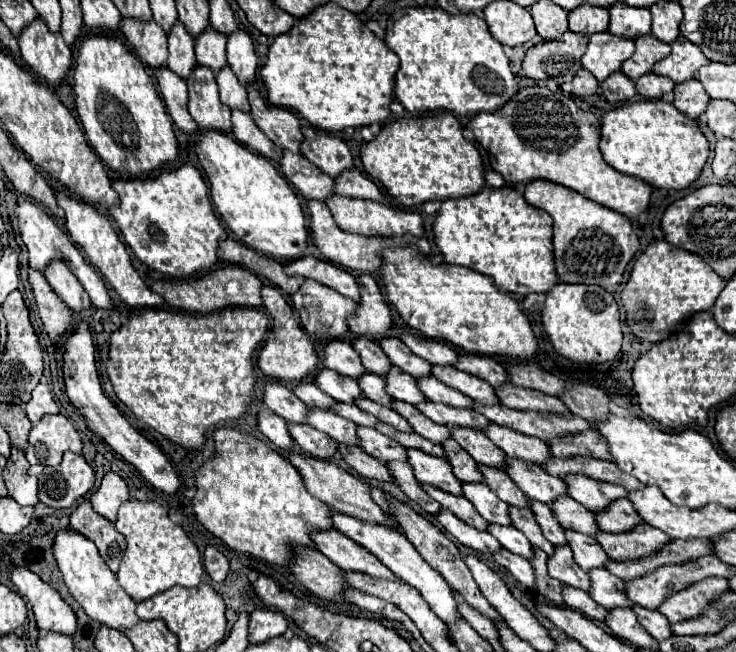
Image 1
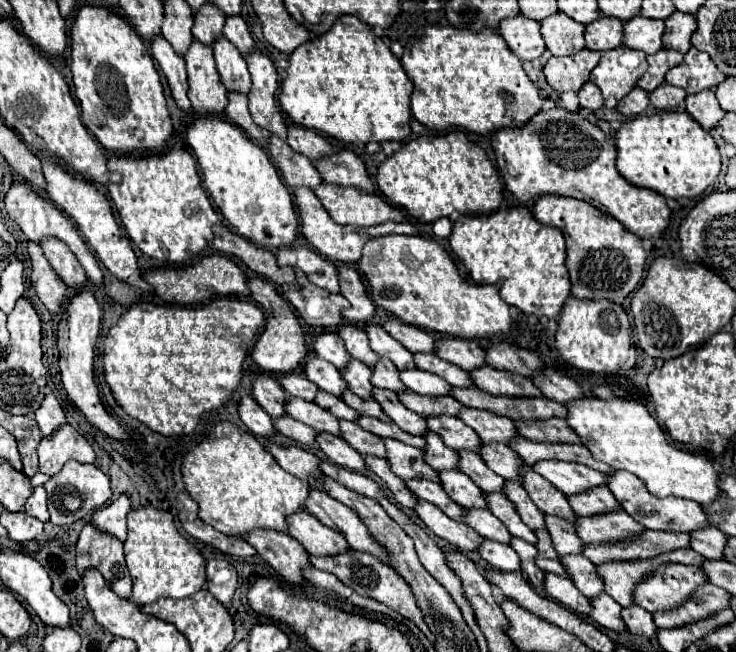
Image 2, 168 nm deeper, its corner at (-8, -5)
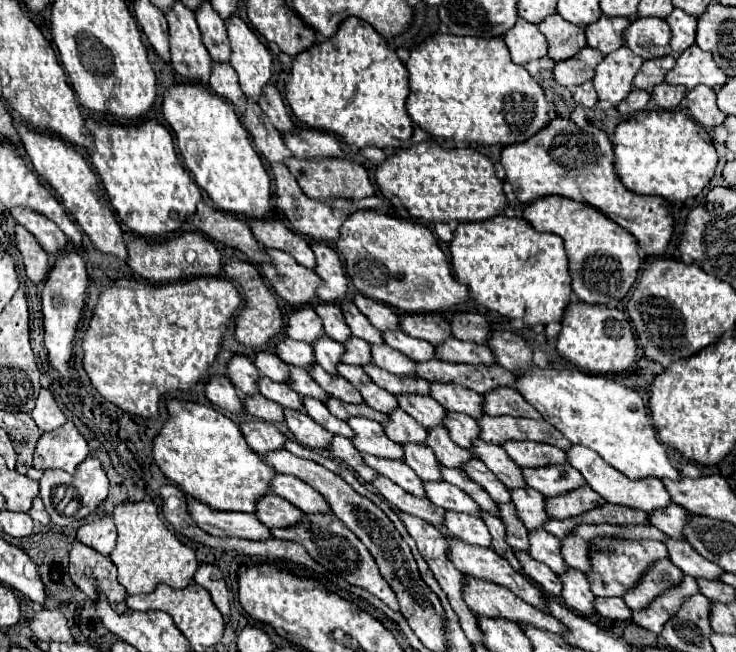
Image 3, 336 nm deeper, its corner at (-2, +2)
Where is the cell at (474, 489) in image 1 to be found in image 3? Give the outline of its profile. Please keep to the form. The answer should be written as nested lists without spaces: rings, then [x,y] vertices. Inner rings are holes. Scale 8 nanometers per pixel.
[[[401,444],[401,446],[405,452],[405,458],[403,458],[405,464],[409,464],[421,480],[431,480],[431,482],[441,480],[439,462],[433,450],[429,450],[429,446],[423,446],[423,444]]]

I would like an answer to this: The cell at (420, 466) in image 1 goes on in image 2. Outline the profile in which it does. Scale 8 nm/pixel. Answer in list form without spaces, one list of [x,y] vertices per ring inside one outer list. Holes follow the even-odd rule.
[[[385,439],[387,445],[387,461],[391,463],[391,469],[395,475],[399,475],[403,481],[405,479],[429,479],[439,483],[437,471],[433,471],[425,461],[423,461],[423,451],[405,445],[395,439]]]

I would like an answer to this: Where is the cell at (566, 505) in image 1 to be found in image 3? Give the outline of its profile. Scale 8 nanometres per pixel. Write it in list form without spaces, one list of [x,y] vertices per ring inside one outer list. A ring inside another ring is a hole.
[[[477,438],[477,442],[473,442],[473,450],[471,454],[475,458],[479,458],[481,462],[485,462],[485,466],[489,466],[489,470],[509,488],[523,488],[525,480],[521,476],[521,468],[505,454],[505,450],[497,444],[489,444],[481,438]]]

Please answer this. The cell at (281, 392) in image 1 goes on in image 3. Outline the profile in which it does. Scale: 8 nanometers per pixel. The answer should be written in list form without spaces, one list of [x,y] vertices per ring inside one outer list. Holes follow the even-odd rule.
[[[235,354],[233,358],[227,360],[227,378],[235,386],[239,394],[255,394],[257,392],[257,368],[253,362],[243,356]]]

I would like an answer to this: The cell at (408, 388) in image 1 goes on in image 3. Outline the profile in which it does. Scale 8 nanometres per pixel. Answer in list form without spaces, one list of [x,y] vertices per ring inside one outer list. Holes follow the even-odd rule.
[[[349,336],[349,340],[343,342],[345,346],[345,354],[343,354],[343,362],[345,364],[353,364],[353,366],[365,366],[371,362],[371,352],[369,352],[369,344],[361,338]]]

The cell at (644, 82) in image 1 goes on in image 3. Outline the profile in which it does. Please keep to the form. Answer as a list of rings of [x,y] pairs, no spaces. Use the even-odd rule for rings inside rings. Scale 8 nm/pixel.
[[[659,84],[651,90],[653,102],[663,110],[673,110],[679,106],[679,102],[685,98],[687,88],[685,86],[671,86],[671,84]]]

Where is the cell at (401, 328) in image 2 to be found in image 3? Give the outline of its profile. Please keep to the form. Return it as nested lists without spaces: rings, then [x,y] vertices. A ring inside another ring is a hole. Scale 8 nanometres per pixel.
[[[355,294],[353,296],[353,302],[355,306],[359,308],[361,314],[367,316],[367,320],[381,332],[385,330],[399,330],[399,316],[383,302],[377,302],[377,300],[371,300],[363,294]]]

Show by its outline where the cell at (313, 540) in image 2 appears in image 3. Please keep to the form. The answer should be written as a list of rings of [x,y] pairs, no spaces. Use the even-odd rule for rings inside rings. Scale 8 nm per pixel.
[[[271,492],[257,500],[255,512],[257,512],[257,518],[269,528],[293,526],[305,518],[305,514],[301,510],[297,510],[293,504],[285,502],[285,498],[279,498]]]

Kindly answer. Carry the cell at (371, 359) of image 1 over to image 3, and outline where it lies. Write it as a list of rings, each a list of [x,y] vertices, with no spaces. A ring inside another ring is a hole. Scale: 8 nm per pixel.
[[[319,302],[319,304],[313,306],[313,310],[315,310],[317,316],[321,318],[323,330],[327,332],[329,338],[333,338],[333,340],[337,340],[337,342],[345,342],[345,340],[349,338],[351,330],[349,330],[349,326],[345,324],[343,314],[341,314],[341,310],[339,310],[337,304],[333,304],[333,302],[329,302],[329,304],[327,304],[327,302]]]

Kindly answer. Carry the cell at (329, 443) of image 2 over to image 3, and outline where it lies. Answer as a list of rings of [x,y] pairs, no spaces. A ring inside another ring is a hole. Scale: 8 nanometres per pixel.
[[[285,408],[285,424],[289,432],[295,436],[295,440],[309,448],[327,448],[331,442],[331,436],[327,430],[323,430],[317,422],[313,422],[305,412],[301,410],[289,410]]]

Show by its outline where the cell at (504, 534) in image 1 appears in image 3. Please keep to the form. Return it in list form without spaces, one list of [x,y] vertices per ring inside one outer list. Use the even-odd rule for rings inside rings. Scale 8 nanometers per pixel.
[[[423,482],[423,486],[425,486],[427,498],[435,506],[441,506],[453,512],[465,512],[465,514],[479,516],[479,506],[457,486],[447,484],[447,482]]]

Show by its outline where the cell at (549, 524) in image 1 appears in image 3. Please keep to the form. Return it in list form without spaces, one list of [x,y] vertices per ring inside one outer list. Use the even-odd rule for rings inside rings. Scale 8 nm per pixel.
[[[471,458],[469,462],[465,462],[465,464],[461,466],[461,470],[463,470],[473,482],[477,482],[497,504],[501,504],[501,502],[511,502],[511,496],[509,496],[505,484],[503,484],[481,460]]]

